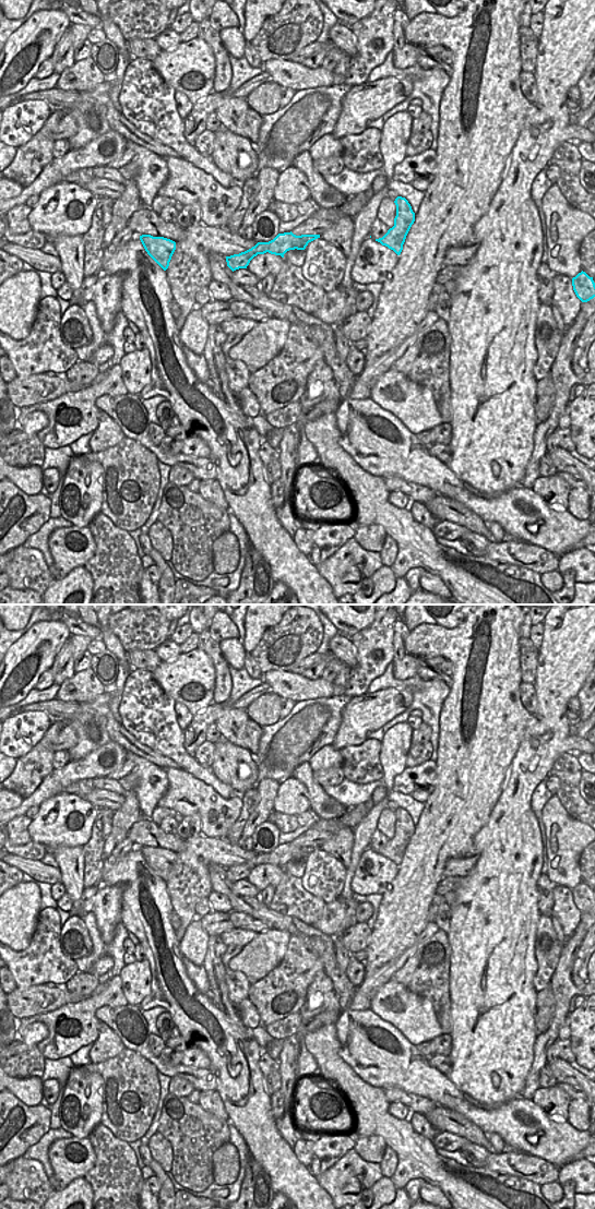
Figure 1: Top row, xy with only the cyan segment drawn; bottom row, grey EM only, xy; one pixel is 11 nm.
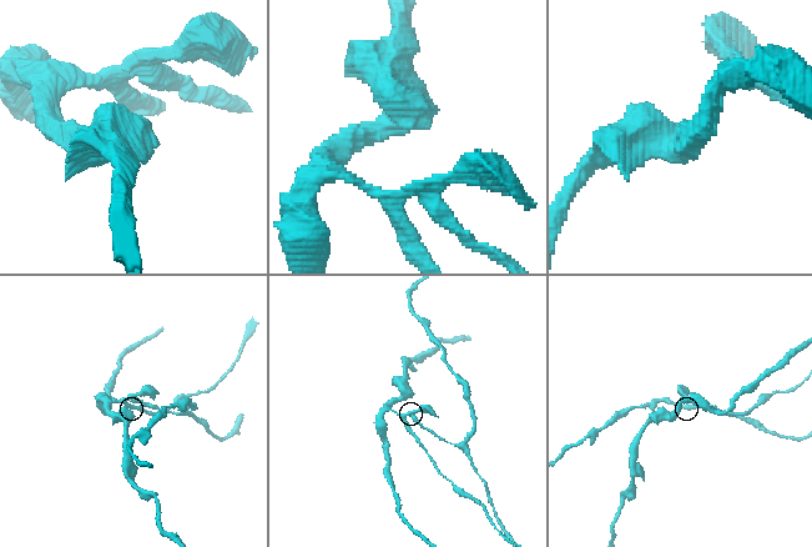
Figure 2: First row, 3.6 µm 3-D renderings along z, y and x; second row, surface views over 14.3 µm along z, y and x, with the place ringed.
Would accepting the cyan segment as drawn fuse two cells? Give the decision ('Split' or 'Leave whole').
Split.

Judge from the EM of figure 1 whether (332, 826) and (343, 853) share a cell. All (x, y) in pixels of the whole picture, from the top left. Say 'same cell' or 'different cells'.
same cell

